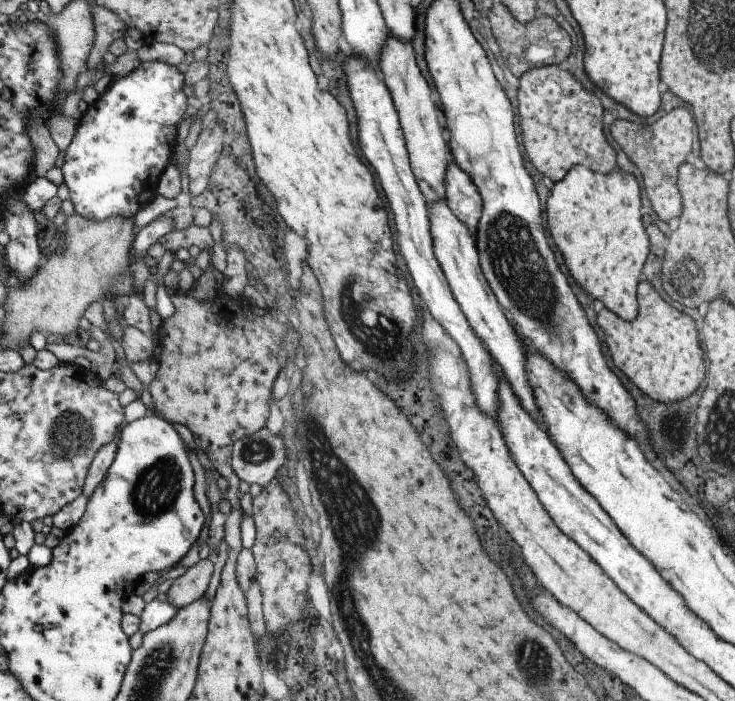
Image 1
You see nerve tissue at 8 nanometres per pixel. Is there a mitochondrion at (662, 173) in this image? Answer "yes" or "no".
no

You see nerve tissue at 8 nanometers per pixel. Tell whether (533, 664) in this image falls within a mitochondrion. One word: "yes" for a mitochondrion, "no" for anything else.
yes

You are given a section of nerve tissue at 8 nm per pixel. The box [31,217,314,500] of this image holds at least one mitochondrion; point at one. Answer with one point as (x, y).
(71, 433)

